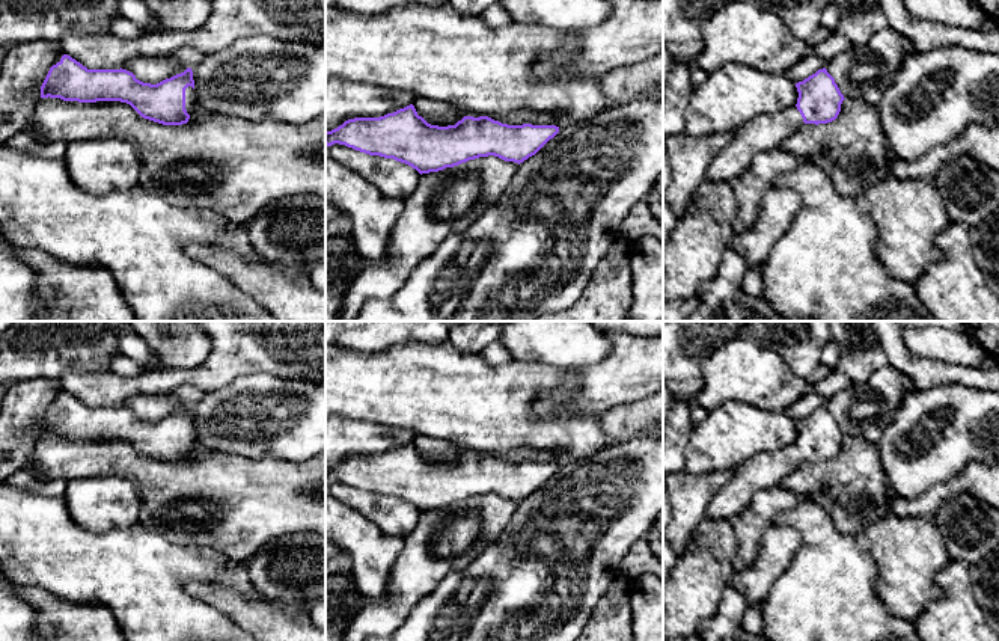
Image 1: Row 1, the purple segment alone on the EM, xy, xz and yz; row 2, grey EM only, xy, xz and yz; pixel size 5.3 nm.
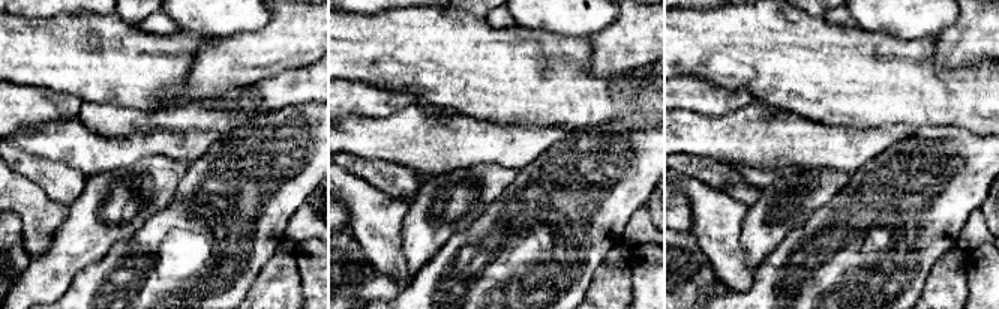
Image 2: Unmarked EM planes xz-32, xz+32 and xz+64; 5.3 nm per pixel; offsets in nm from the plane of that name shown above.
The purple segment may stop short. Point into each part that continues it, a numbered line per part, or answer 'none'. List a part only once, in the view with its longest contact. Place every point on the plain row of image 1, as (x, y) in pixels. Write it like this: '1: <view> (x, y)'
1: xy (192, 445)

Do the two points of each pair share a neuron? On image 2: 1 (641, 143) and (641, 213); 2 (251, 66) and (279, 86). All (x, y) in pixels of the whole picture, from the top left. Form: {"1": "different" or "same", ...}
{"1": "different", "2": "different"}

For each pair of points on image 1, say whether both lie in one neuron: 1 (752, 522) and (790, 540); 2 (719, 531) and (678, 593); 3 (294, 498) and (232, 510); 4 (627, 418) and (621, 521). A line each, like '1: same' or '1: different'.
1: different
2: same
3: same
4: different

